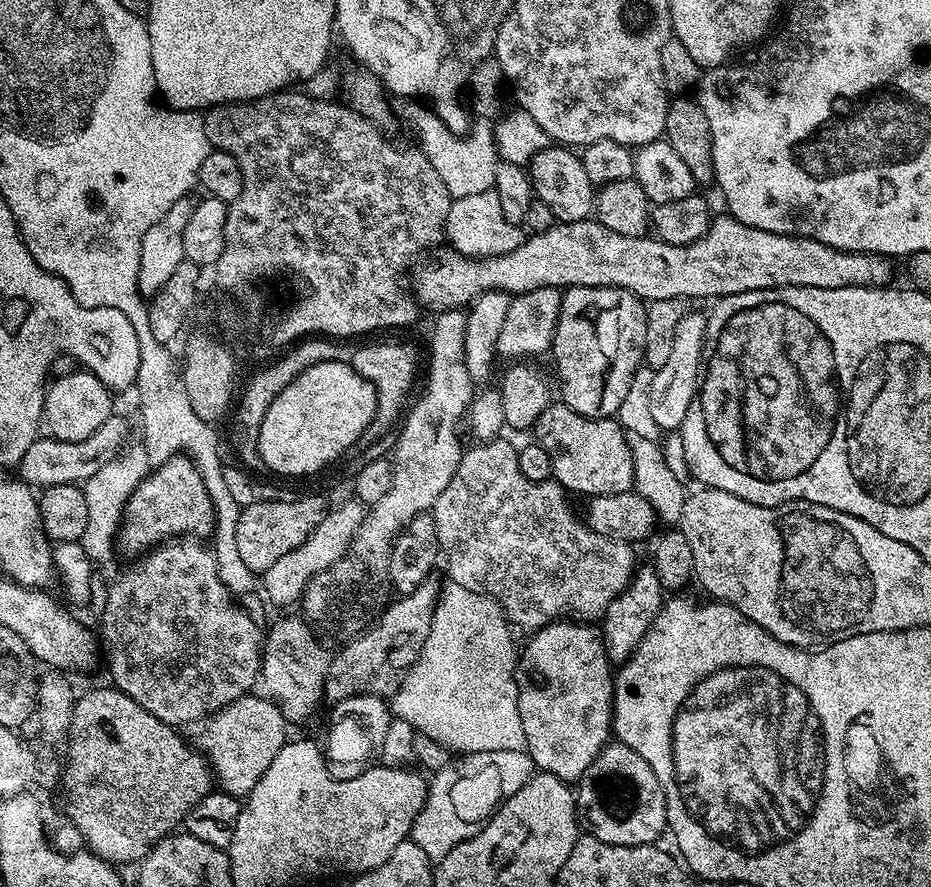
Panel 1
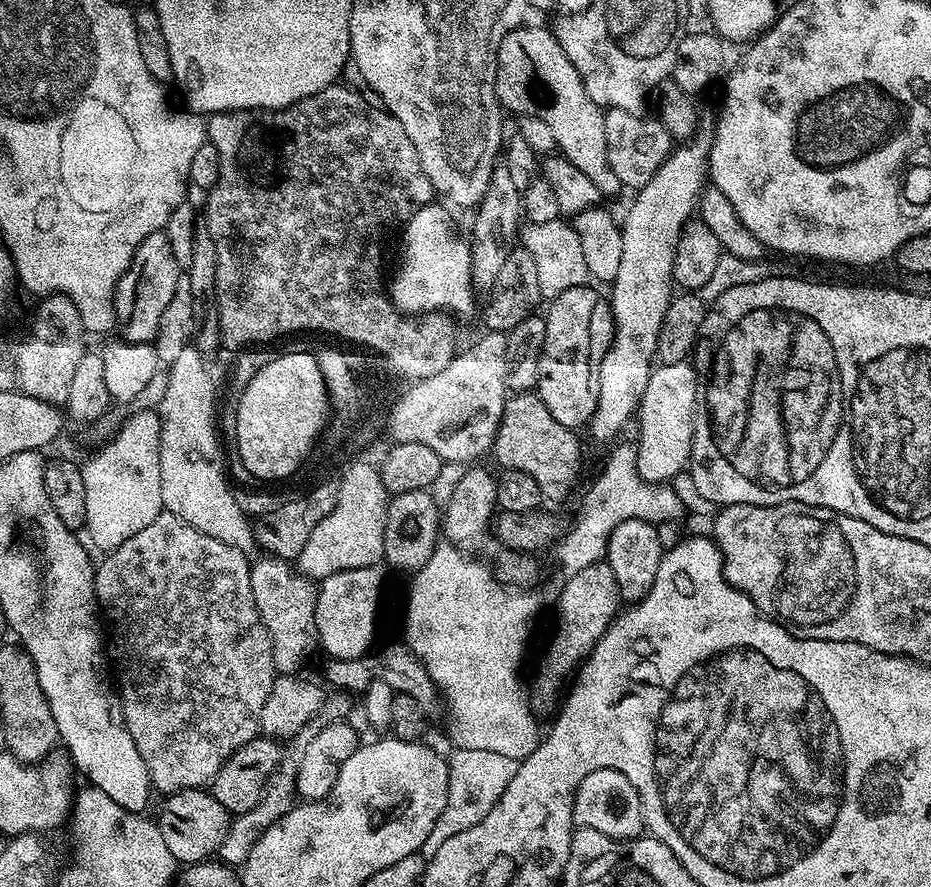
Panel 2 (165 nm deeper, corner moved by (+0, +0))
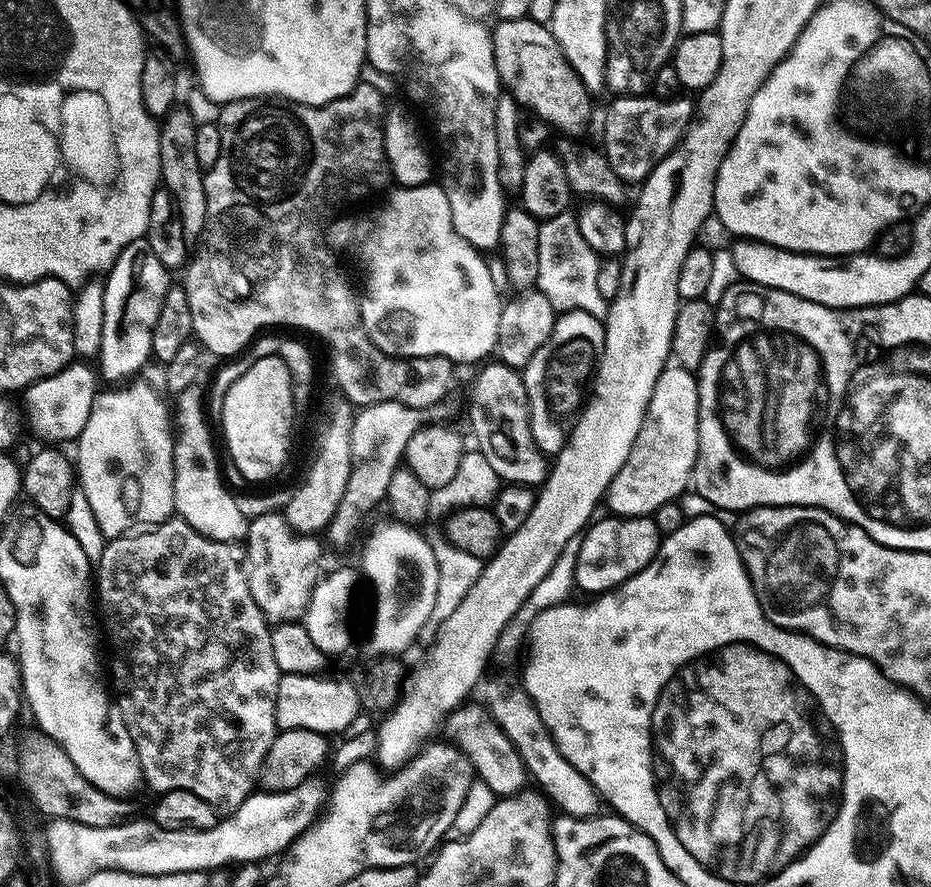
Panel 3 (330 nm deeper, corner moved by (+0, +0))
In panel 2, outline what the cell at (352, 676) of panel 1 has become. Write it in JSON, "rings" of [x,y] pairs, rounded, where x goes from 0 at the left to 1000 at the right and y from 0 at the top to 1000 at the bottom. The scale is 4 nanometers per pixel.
{"rings":[[[364,778],[358,779],[349,788],[343,809],[329,814],[329,818],[324,818],[324,823],[320,823],[320,828],[308,835],[295,870],[290,873],[290,877],[286,877],[284,894],[279,903],[273,909],[273,913],[264,913],[257,917],[250,923],[247,936],[243,936],[243,945],[238,945],[238,954],[234,962],[235,968],[240,973],[246,976],[261,976],[269,963],[269,958],[273,958],[273,949],[277,949],[277,945],[289,931],[302,924],[315,911],[316,903],[320,897],[318,892],[320,864],[324,864],[324,855],[329,850],[329,841],[333,841],[333,835],[342,829],[342,823],[348,821],[349,814],[361,814],[366,809],[373,808],[369,806],[377,800],[378,789],[379,786],[375,781]]]}

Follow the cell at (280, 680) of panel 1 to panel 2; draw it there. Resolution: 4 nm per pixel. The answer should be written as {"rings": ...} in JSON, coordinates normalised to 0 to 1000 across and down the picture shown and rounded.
{"rings":[[[291,625],[280,626],[279,632],[271,636],[269,661],[273,670],[273,683],[277,683],[277,692],[290,715],[290,724],[294,733],[294,751],[301,760],[322,760],[328,755],[327,747],[342,735],[342,720],[338,706],[338,683],[340,660],[327,649],[310,632],[302,631]]]}

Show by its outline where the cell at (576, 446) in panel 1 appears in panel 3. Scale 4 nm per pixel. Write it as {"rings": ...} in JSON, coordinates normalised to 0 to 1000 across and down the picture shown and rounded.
{"rings":[[[536,408],[523,410],[508,426],[507,443],[503,446],[507,454],[503,460],[503,474],[511,490],[510,504],[522,512],[526,525],[531,525],[531,534],[535,534],[538,542],[550,548],[579,548],[589,537],[591,523],[571,493],[562,423]]]}

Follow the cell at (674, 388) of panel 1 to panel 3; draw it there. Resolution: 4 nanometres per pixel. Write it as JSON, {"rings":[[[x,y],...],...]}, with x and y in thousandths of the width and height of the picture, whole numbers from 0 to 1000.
{"rings":[[[719,409],[702,431],[696,461],[677,516],[660,534],[651,556],[651,573],[658,582],[699,582],[715,566],[735,558],[750,512],[750,428],[740,416]]]}

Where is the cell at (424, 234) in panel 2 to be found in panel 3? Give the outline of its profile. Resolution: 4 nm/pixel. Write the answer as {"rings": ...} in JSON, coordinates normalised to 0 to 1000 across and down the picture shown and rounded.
{"rings":[[[447,205],[441,210],[425,210],[425,213],[414,223],[412,230],[405,234],[400,234],[396,239],[391,239],[388,244],[365,244],[351,254],[350,274],[358,285],[366,286],[371,284],[374,289],[382,292],[385,301],[391,306],[391,329],[386,330],[387,362],[391,369],[391,374],[397,381],[397,386],[406,395],[410,395],[417,401],[426,404],[472,404],[474,406],[484,406],[487,411],[507,410],[510,406],[519,407],[527,402],[533,396],[535,386],[535,362],[539,360],[539,333],[533,326],[533,316],[528,312],[528,307],[524,303],[524,298],[519,293],[515,281],[511,281],[488,259],[488,246],[483,241],[483,228],[479,223],[476,211],[468,205]]]}

